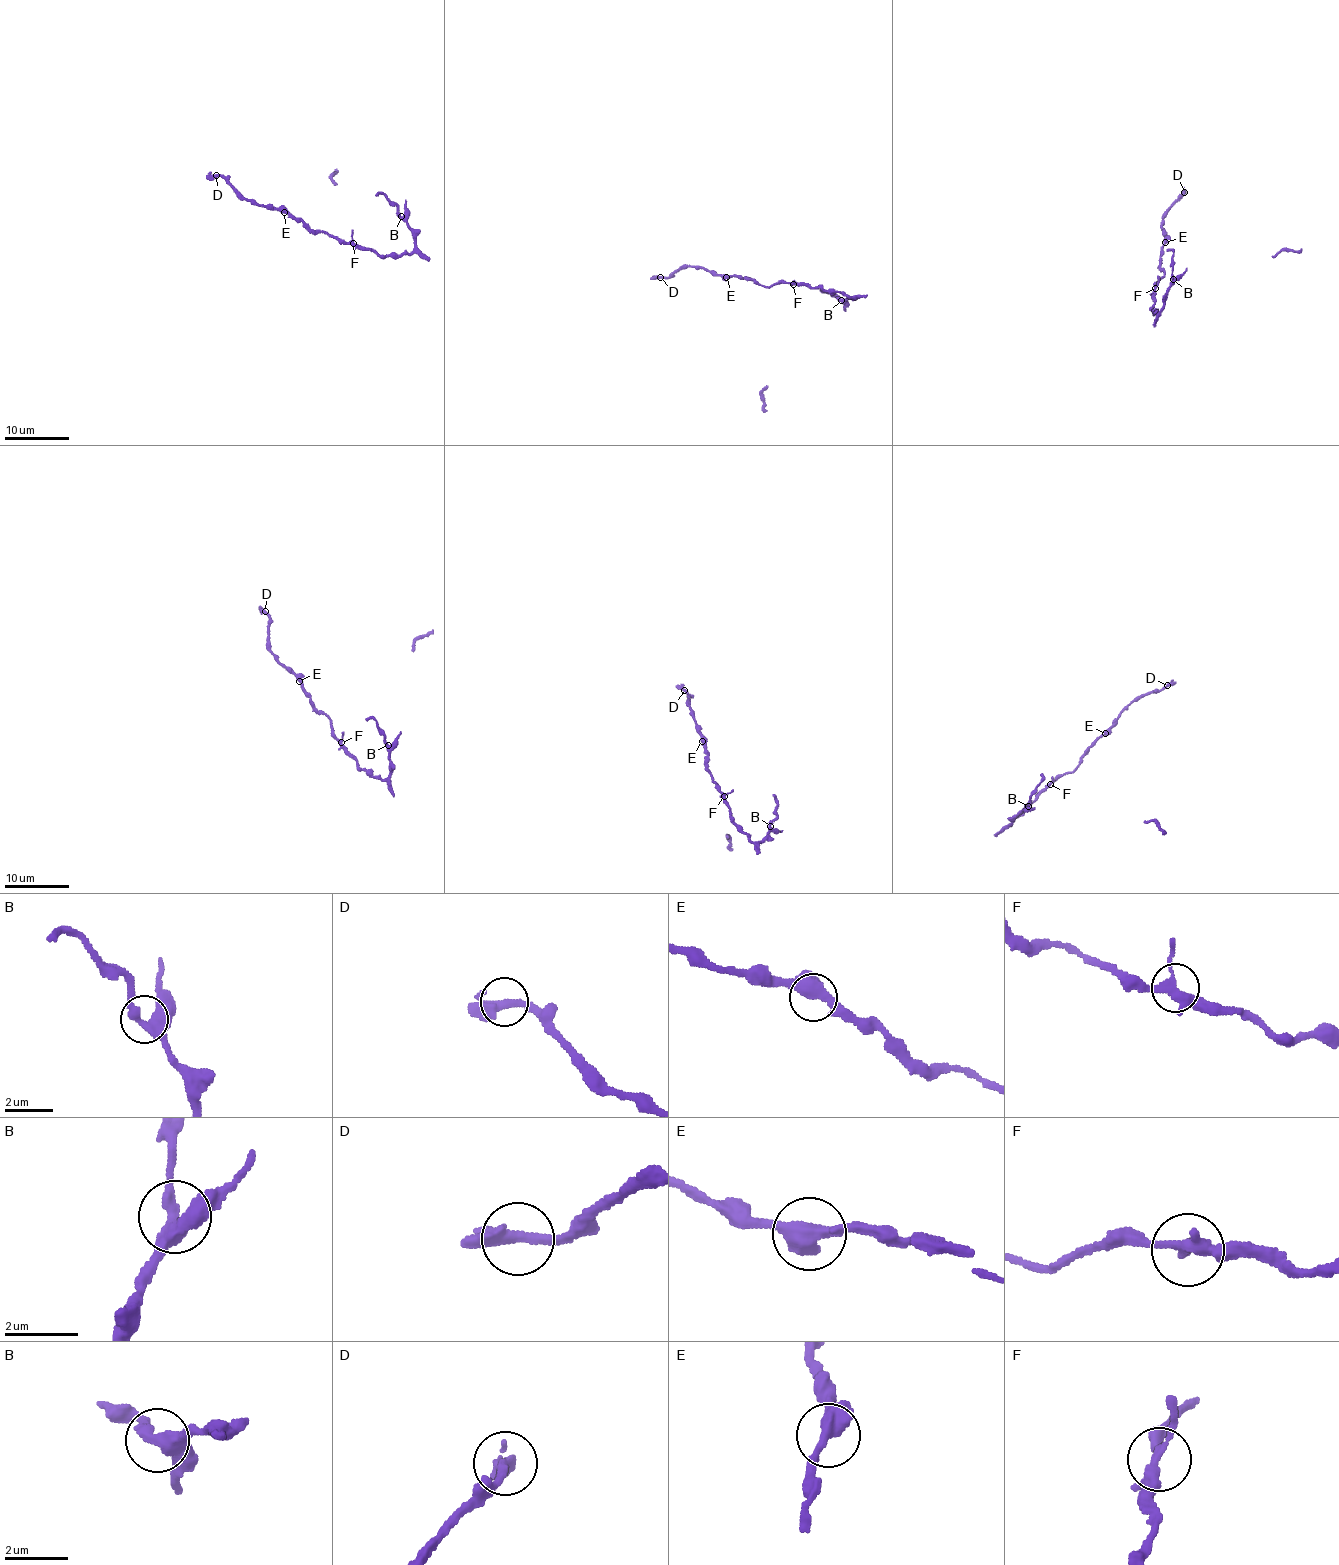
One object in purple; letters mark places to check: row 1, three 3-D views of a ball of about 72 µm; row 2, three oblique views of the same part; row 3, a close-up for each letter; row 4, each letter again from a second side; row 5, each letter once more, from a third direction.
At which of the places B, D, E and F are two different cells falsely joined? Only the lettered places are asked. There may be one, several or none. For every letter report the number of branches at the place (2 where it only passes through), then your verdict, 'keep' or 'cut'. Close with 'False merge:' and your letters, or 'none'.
B: 3 | keep
D: 3 | keep
E: 3 | keep
F: 4 | keep
False merge: none

